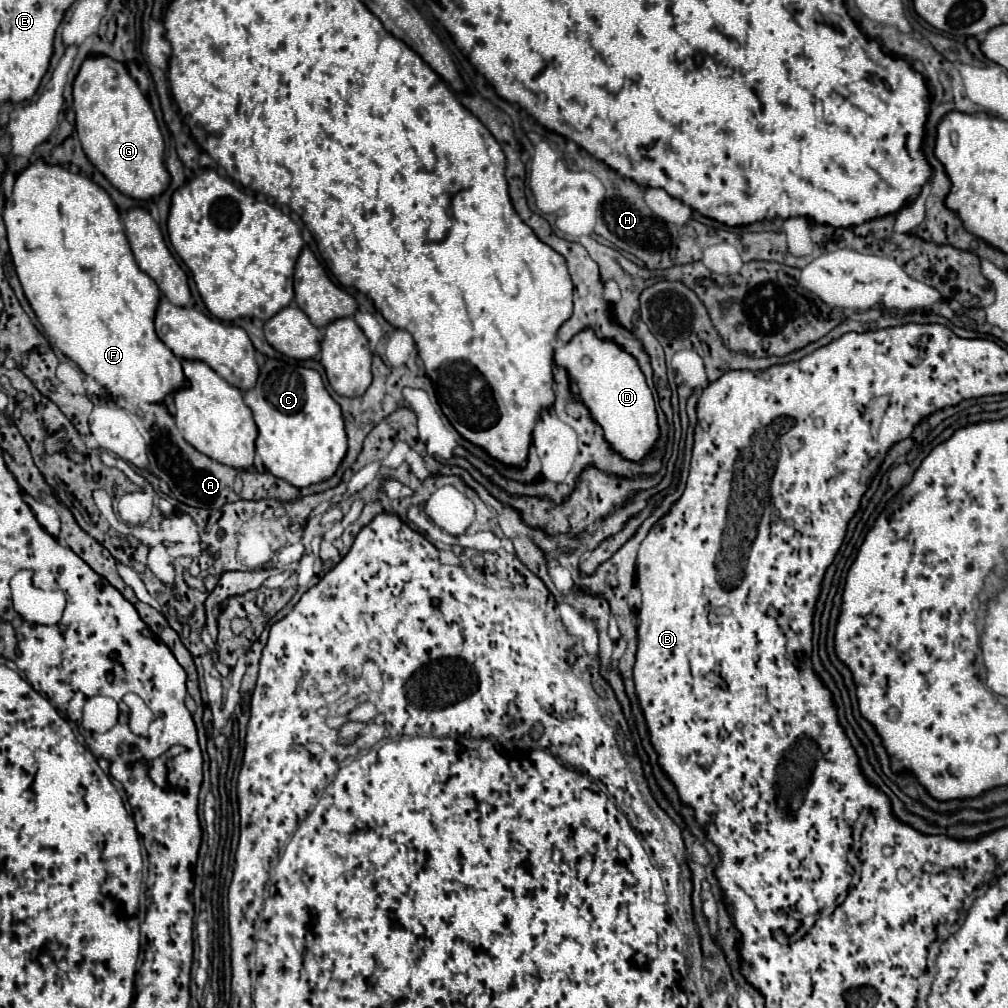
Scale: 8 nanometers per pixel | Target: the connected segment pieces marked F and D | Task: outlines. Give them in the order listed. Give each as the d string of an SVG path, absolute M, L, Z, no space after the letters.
M38 159L16 175L2 217L10 257L24 295L48 337L68 359L110 393L118 393L124 399L137 399L137 409L142 411L144 405L162 403L168 393L186 385L180 359L154 331L154 313L160 301L160 289L134 261L120 213L100 185L96 185L88 175L72 173L62 165L48 165L44 159Z
M594 331L578 333L568 345L556 349L556 365L564 367L578 387L582 403L590 409L594 419L602 425L606 441L626 459L640 461L658 437L656 403L648 389L636 361L624 353L616 343L602 341Z

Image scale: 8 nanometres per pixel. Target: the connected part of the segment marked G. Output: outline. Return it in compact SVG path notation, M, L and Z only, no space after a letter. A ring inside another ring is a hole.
M88 55L74 79L72 97L76 133L90 163L124 195L134 199L158 197L170 183L164 167L164 139L148 99L124 63L108 55Z

